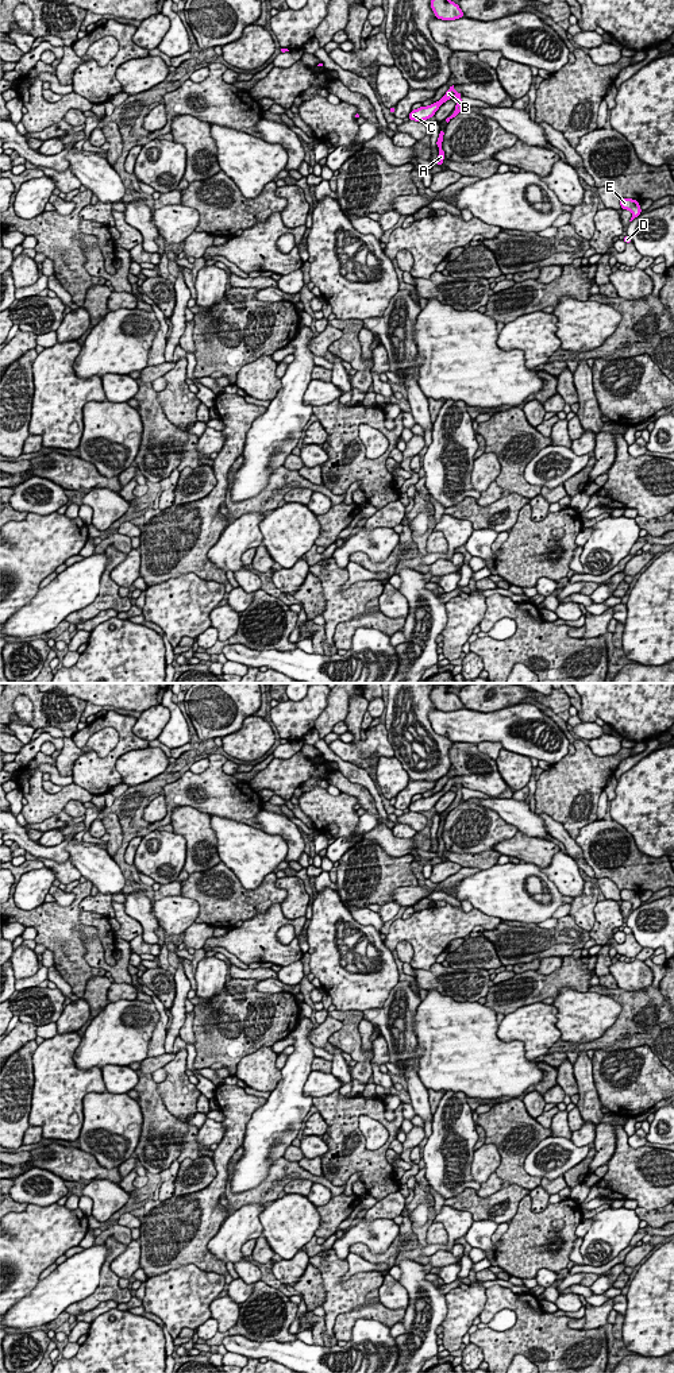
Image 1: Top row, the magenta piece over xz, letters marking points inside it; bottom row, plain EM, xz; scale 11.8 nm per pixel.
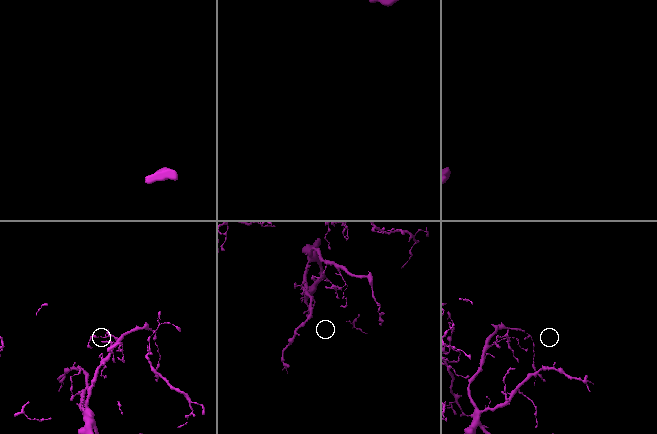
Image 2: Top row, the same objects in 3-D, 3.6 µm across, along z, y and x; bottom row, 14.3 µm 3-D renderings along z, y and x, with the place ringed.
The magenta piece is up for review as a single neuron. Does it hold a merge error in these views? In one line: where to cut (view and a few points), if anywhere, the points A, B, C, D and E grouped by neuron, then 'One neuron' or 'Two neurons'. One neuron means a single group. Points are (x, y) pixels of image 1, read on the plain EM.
No split. Groups: A B C D E. One neuron

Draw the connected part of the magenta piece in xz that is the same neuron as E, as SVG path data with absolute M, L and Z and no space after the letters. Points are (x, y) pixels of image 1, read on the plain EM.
M621 890L620 891L620 896L621 896L621 900L628 900L628 902L632 903L632 909L631 909L629 913L632 913L635 909L638 909L642 905L639 892L636 892L636 891L632 891L632 890Z

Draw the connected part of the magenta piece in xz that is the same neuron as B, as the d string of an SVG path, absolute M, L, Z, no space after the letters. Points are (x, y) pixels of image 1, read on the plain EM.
M454 776L450 778L450 780L446 783L446 786L443 787L442 791L436 792L435 795L432 797L428 797L428 798L420 798L415 802L411 802L409 803L409 811L415 811L415 813L423 813L423 811L427 811L430 809L432 809L435 806L435 803L438 802L438 799L444 795L447 791L450 791L452 787L457 787L458 791L457 791L457 797L455 797L455 803L446 810L446 813L448 814L451 810L454 810L463 799L462 799L462 784L458 784L455 780L454 780Z

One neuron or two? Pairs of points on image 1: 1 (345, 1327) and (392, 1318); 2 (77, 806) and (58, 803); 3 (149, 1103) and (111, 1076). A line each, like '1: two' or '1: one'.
1: one
2: two
3: two

